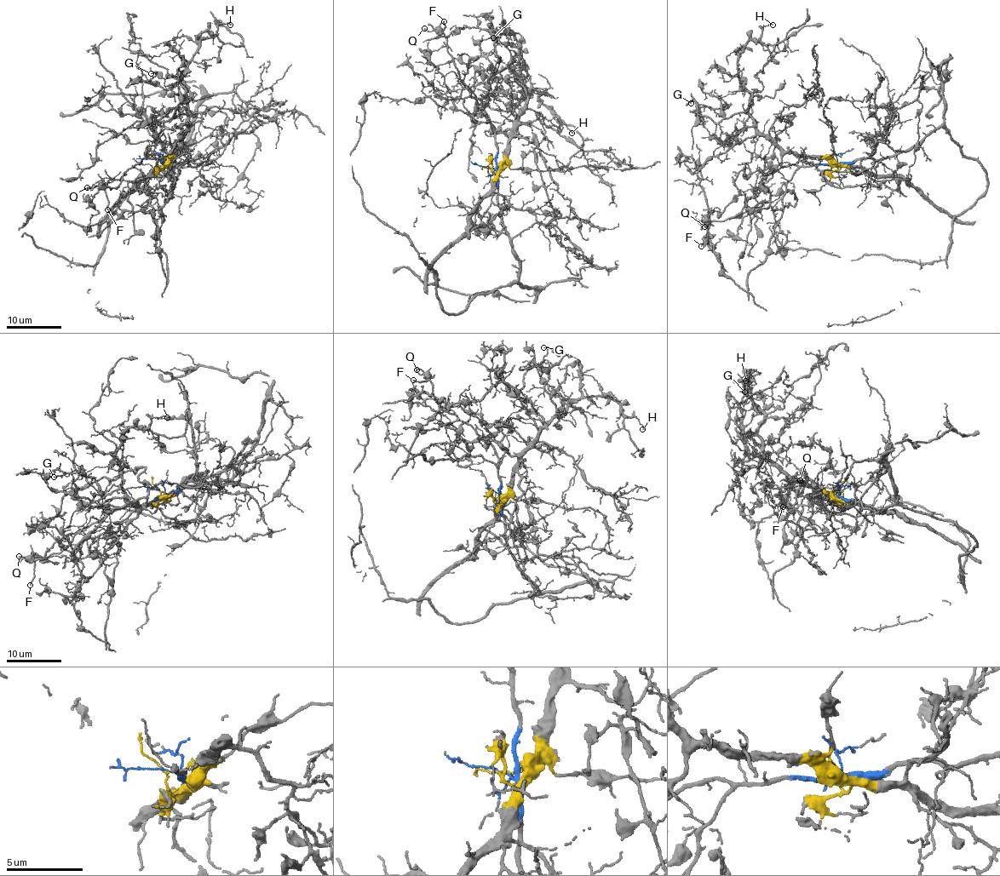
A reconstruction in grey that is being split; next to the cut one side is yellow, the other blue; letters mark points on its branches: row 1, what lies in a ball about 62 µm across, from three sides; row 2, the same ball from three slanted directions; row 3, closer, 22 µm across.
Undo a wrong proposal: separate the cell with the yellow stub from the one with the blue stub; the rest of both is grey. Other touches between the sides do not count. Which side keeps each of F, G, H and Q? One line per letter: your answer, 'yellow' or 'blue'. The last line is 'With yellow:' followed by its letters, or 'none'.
F: blue
G: yellow
H: yellow
Q: blue
With yellow: G, H

